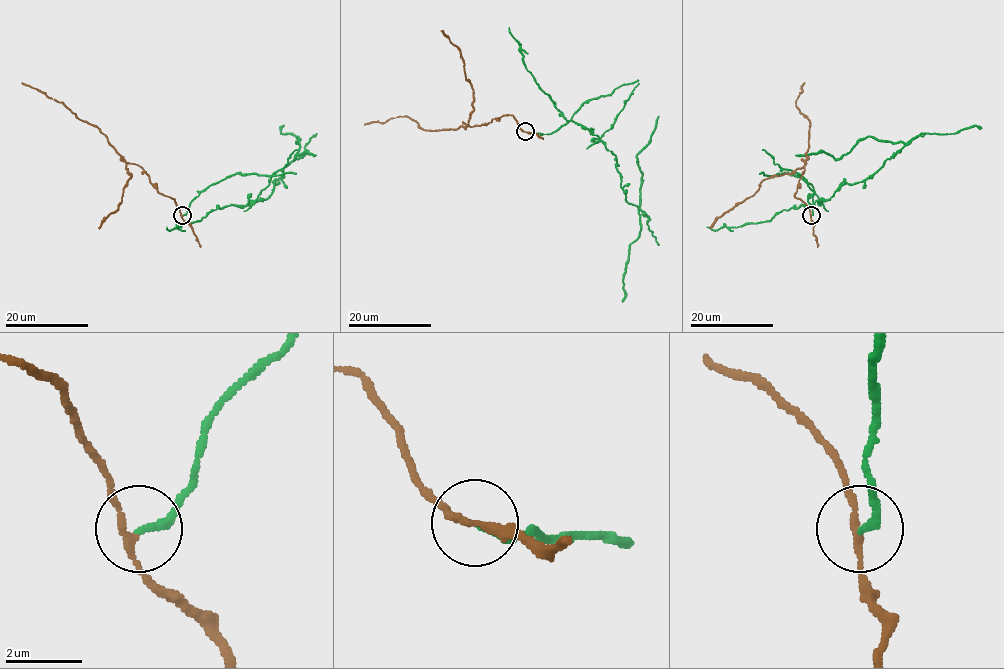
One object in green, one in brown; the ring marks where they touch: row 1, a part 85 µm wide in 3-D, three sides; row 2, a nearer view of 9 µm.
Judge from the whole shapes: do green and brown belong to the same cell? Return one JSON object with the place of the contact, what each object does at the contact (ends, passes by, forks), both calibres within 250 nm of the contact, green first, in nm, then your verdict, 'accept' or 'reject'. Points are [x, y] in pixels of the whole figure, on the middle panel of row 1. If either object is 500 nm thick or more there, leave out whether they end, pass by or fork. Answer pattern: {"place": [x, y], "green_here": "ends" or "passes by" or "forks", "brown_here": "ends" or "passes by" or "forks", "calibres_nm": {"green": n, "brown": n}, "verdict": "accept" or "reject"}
{"place": [525, 131], "green_here": "ends", "brown_here": "passes by", "calibres_nm": {"green": 180, "brown": 150}, "verdict": "reject"}

